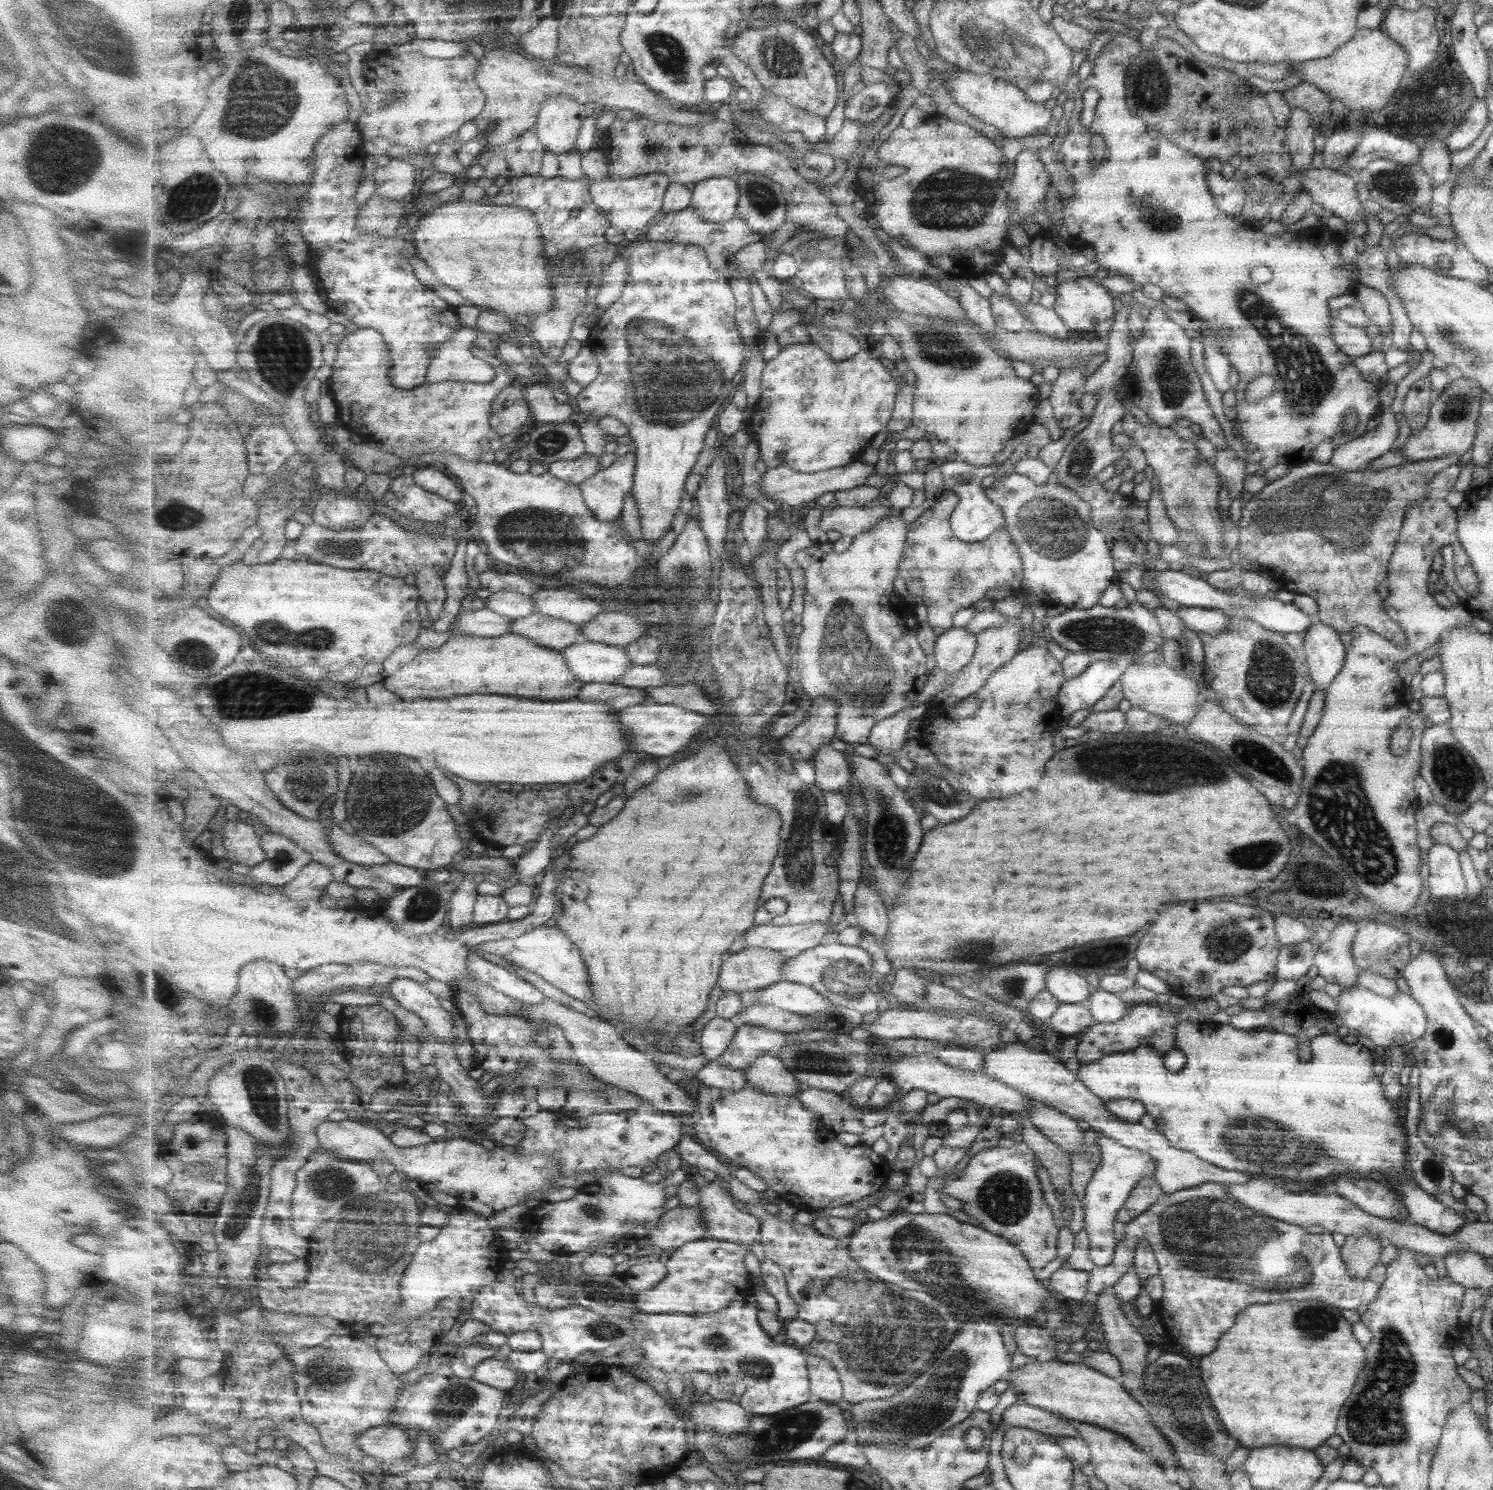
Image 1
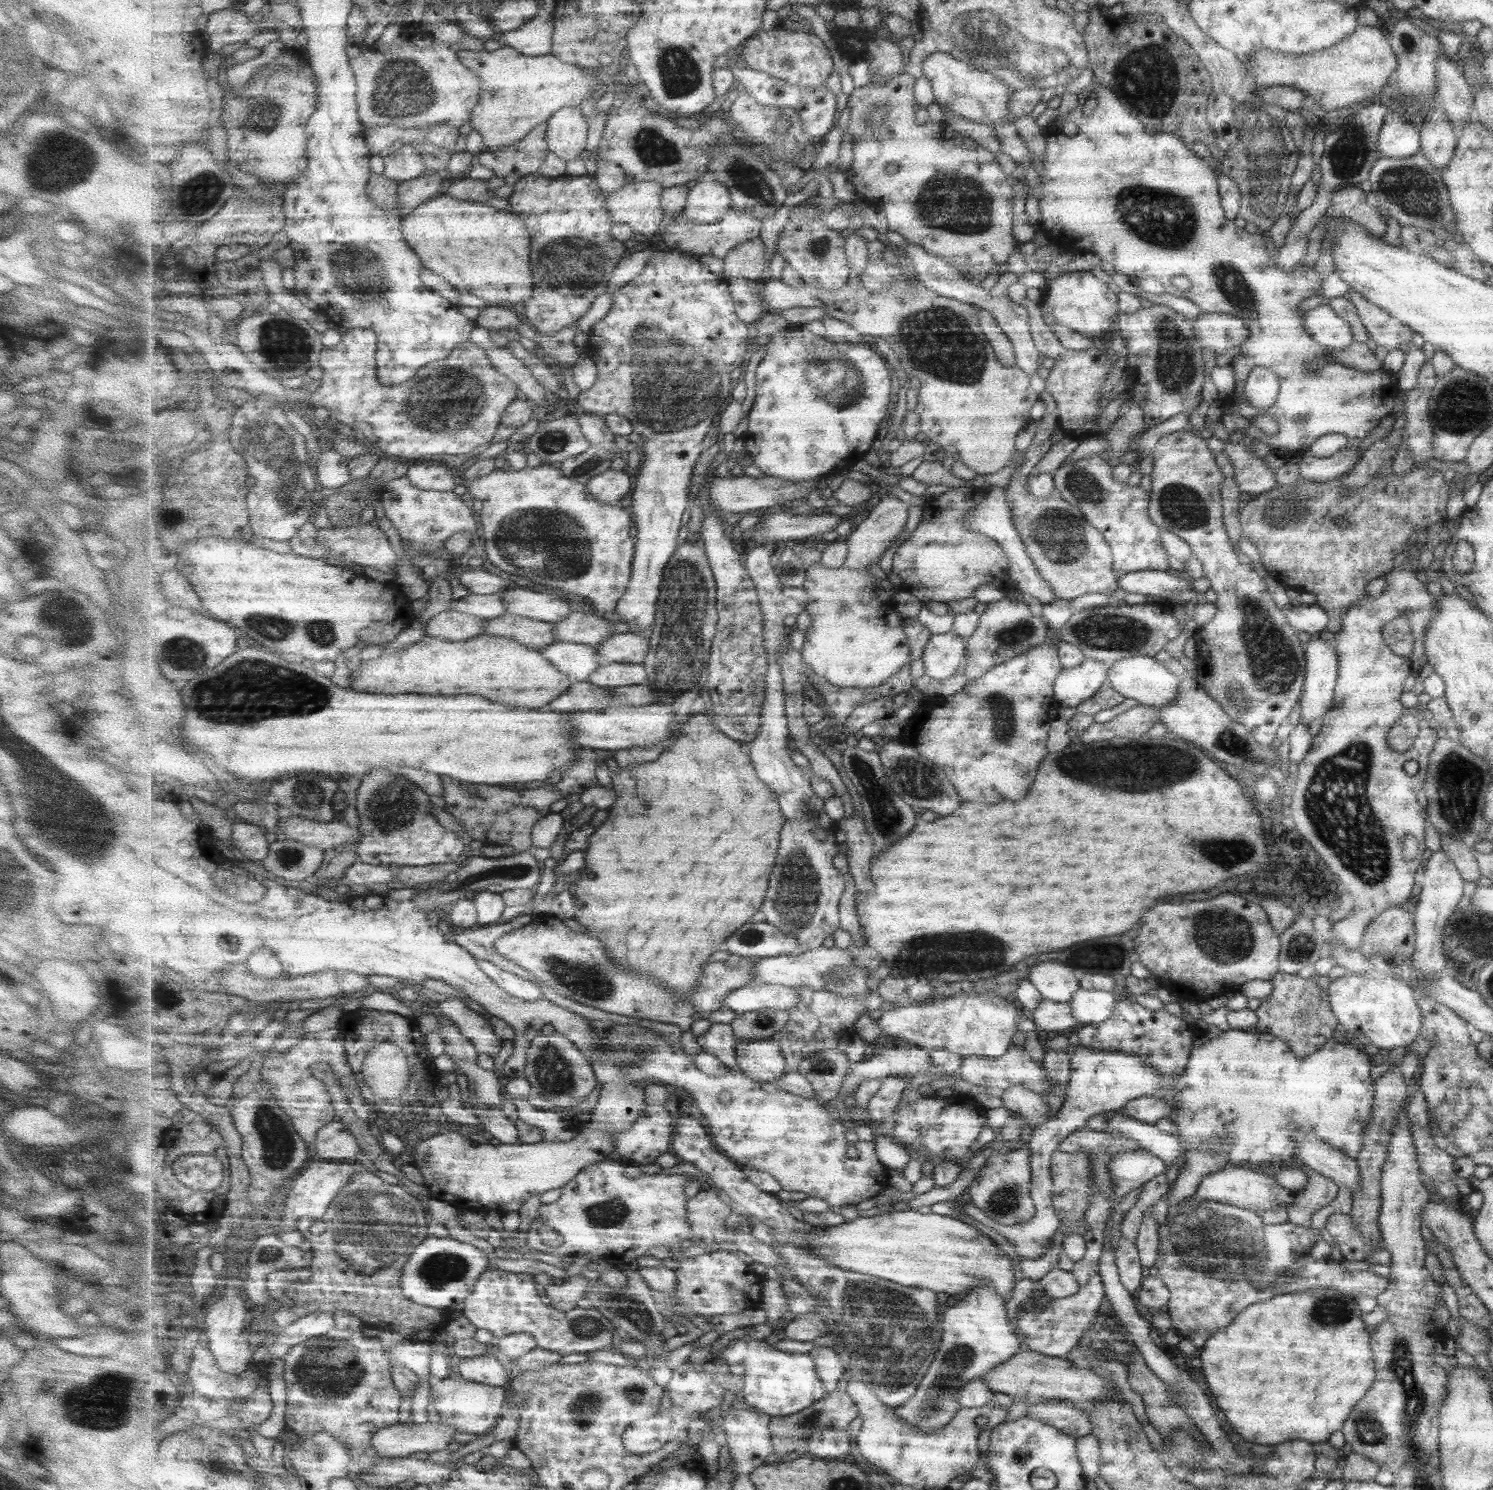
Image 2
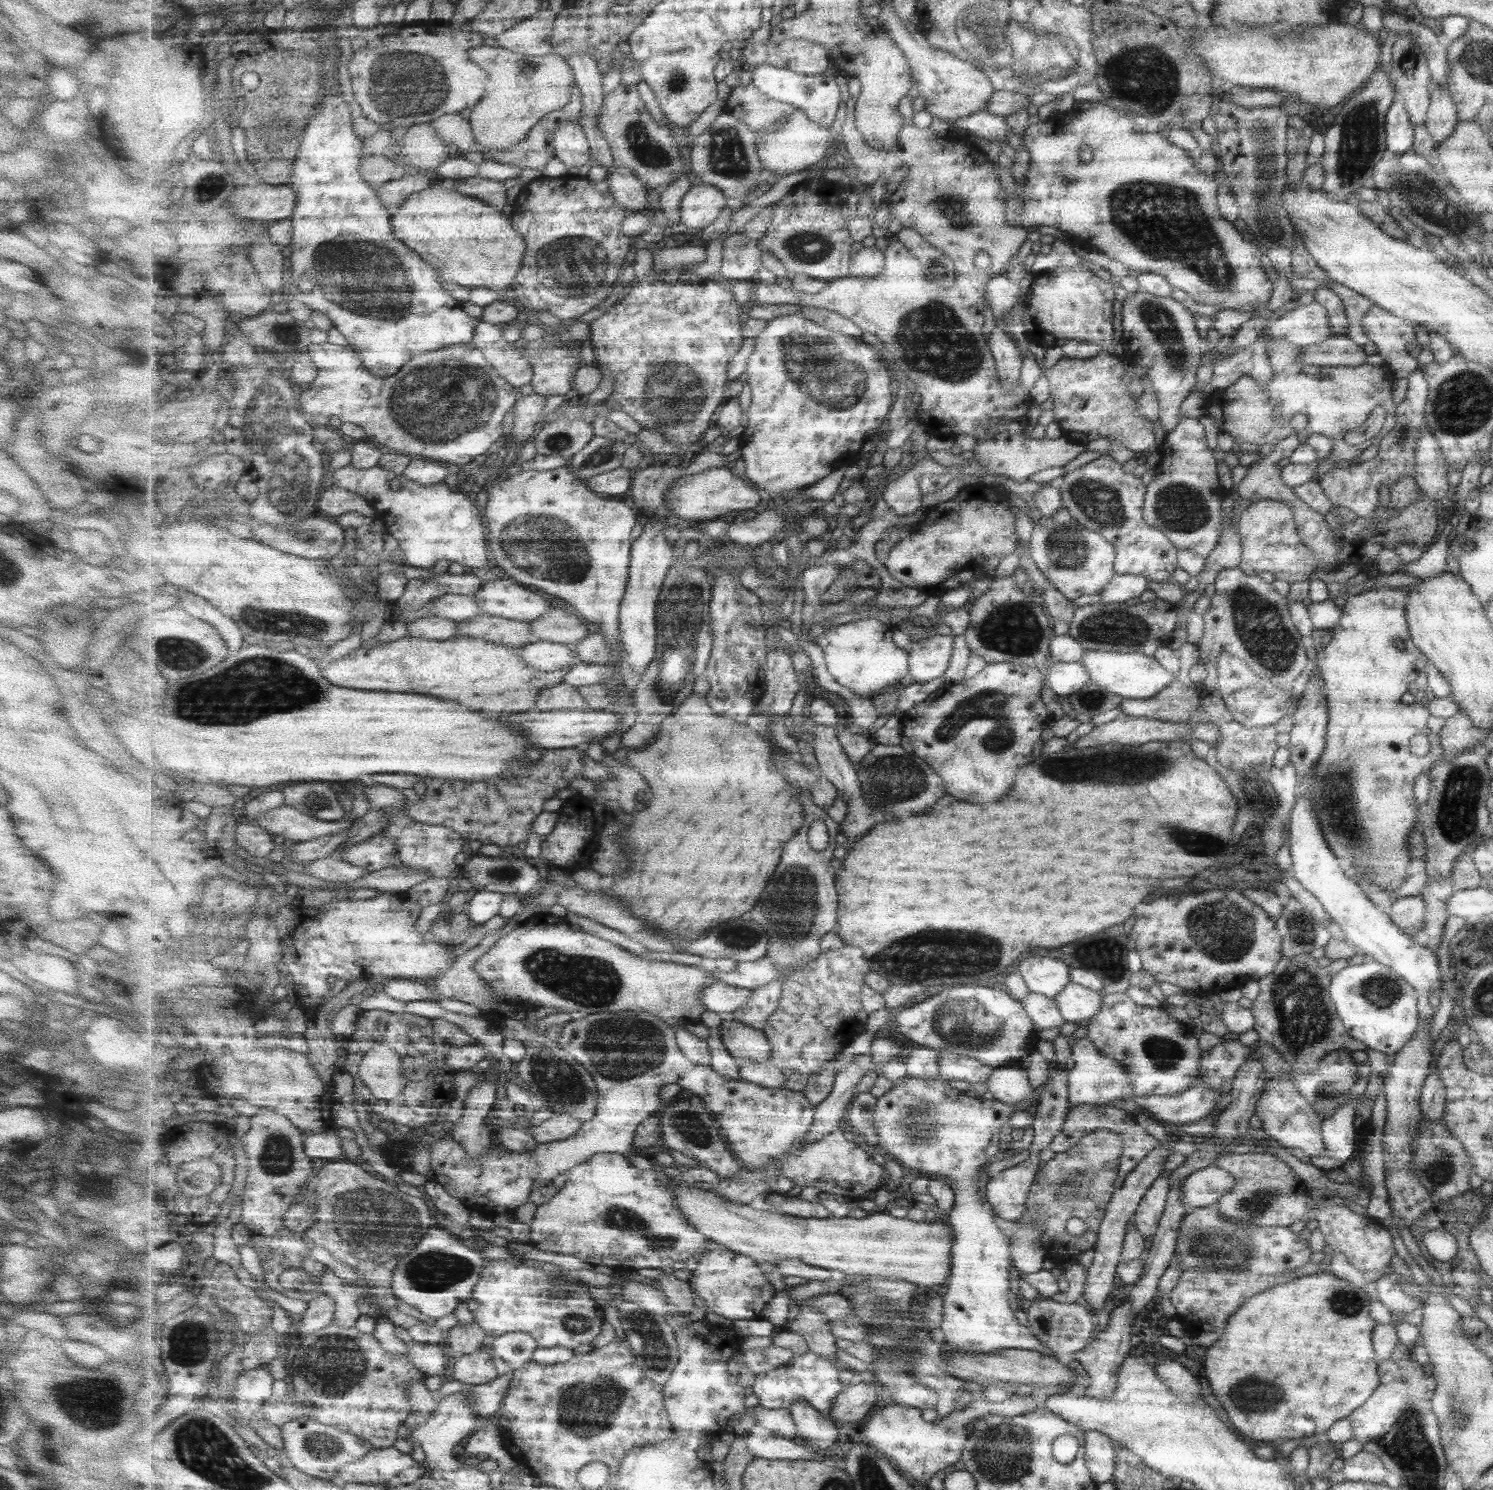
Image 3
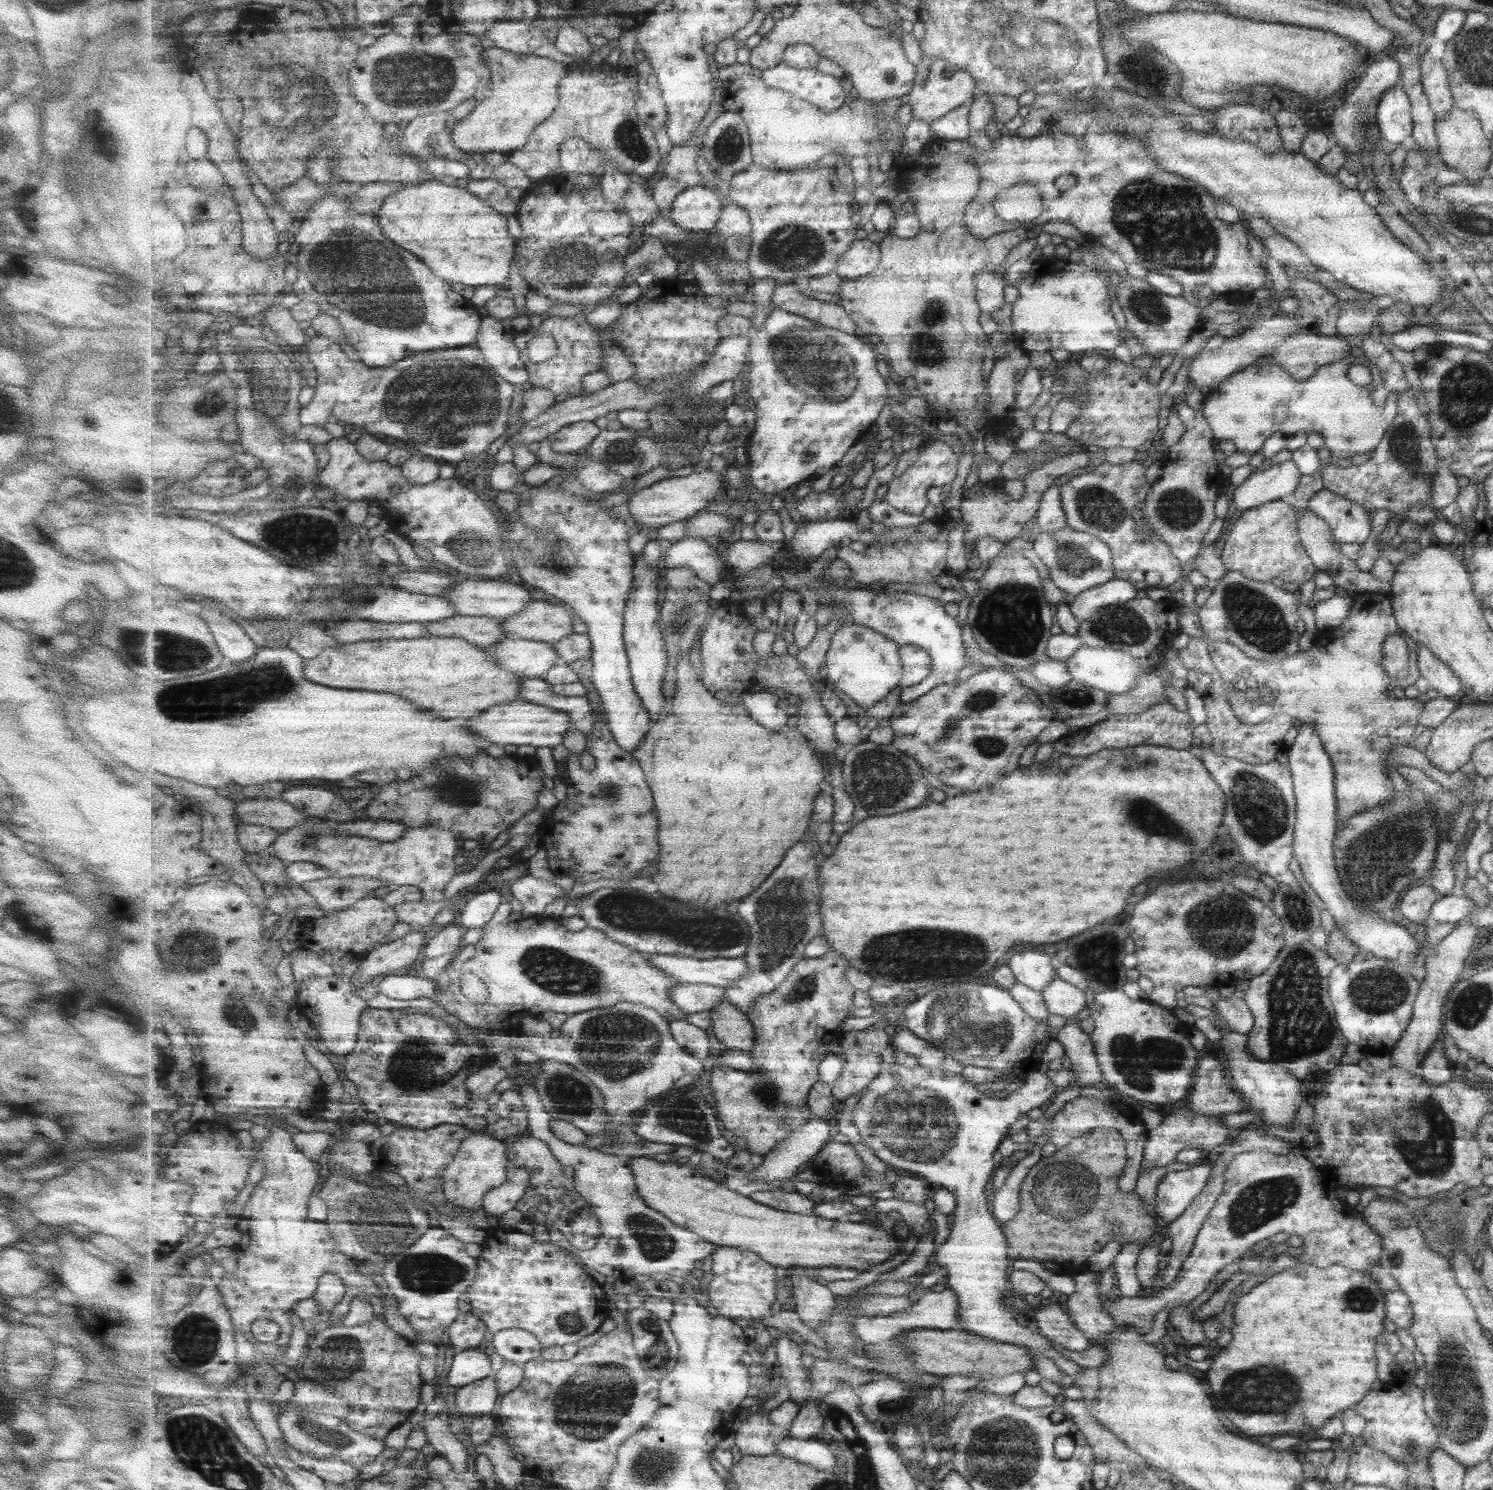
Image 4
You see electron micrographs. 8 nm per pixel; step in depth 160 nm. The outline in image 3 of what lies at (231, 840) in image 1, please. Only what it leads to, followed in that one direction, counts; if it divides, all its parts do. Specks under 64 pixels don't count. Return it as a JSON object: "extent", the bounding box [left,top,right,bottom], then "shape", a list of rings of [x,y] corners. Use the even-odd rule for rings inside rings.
{"extent":[236,824,275,857],"shape":[[[240,824],[236,828],[237,845],[253,857],[269,857],[275,850],[273,838],[273,834],[255,824]]]}

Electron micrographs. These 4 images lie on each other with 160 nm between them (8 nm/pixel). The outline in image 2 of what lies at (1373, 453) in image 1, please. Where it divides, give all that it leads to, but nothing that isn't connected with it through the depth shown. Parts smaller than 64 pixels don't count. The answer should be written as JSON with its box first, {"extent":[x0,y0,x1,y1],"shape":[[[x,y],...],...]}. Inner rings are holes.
{"extent":[1298,447,1362,482],"shape":[[[1357,447],[1343,448],[1335,454],[1317,458],[1309,454],[1303,454],[1298,463],[1298,476],[1308,481],[1325,482],[1331,479],[1341,479],[1344,474],[1359,462],[1362,455]]]}

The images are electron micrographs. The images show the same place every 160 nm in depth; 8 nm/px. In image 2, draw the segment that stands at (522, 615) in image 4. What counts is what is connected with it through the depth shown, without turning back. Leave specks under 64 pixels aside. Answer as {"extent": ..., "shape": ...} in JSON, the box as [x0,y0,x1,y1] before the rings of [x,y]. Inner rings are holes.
{"extent":[555,610,615,647],"shape":[[[577,610],[561,622],[555,623],[555,632],[561,642],[583,643],[597,647],[605,638],[615,634],[615,626],[606,618],[594,612]]]}

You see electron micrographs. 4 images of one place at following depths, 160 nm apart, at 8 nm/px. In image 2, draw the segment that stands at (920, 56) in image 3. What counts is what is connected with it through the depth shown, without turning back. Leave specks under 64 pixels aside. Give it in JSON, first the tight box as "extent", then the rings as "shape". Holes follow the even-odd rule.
{"extent":[921,52,1016,127],"shape":[[[935,52],[924,60],[921,74],[932,84],[935,103],[953,114],[991,127],[1016,121],[1010,111],[1011,95],[1015,90],[991,71],[983,70],[974,63],[963,62],[953,54]]]}

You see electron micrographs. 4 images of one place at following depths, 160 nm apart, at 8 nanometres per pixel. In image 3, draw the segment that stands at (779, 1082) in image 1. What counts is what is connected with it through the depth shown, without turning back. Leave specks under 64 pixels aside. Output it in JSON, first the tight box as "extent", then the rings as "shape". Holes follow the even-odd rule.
{"extent":[719,1016,772,1063],"shape":[[[732,1016],[724,1019],[719,1029],[721,1040],[735,1060],[757,1063],[769,1061],[772,1046],[764,1031],[734,1020]]]}

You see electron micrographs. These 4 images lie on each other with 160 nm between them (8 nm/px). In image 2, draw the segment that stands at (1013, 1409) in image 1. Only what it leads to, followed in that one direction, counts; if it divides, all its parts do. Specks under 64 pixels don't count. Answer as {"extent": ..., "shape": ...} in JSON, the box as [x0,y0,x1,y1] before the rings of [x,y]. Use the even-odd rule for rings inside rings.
{"extent":[1027,1402,1093,1438],"shape":[[[1041,1402],[1029,1406],[1027,1415],[1029,1418],[1042,1419],[1059,1431],[1076,1438],[1093,1432],[1093,1421],[1087,1410],[1079,1410],[1067,1403]]]}

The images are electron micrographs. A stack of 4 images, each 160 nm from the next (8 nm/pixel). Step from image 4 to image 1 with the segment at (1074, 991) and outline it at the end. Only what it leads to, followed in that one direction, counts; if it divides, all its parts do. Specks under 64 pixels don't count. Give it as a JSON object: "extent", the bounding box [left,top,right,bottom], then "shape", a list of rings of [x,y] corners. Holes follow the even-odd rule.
{"extent":[1083,989,1131,1023],"shape":[[[1103,989],[1091,990],[1088,999],[1083,1003],[1095,1023],[1111,1023],[1127,1014],[1131,1004],[1121,1001],[1119,996]]]}

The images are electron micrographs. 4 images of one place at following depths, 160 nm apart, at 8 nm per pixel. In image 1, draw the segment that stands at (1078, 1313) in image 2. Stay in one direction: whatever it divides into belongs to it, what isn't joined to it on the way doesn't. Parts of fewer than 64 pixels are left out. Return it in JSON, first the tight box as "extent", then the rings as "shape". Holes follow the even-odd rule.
{"extent":[1014,1182,1379,1360],"shape":[[[1205,1182],[1171,1194],[1161,1194],[1145,1212],[1124,1224],[1123,1238],[1116,1241],[1111,1262],[1103,1268],[1094,1266],[1088,1272],[1087,1293],[1083,1301],[1094,1302],[1101,1289],[1112,1288],[1131,1269],[1133,1250],[1140,1240],[1144,1240],[1153,1252],[1163,1285],[1163,1296],[1158,1300],[1159,1315],[1155,1319],[1161,1323],[1168,1340],[1177,1344],[1184,1353],[1193,1356],[1209,1354],[1221,1335],[1233,1325],[1234,1319],[1250,1305],[1317,1301],[1335,1309],[1355,1311],[1357,1306],[1369,1305],[1375,1299],[1379,1285],[1368,1279],[1359,1281],[1347,1273],[1347,1267],[1343,1265],[1330,1233],[1310,1234],[1303,1226],[1271,1220],[1265,1216],[1243,1206],[1226,1193],[1220,1184]],[[1269,1286],[1289,1286],[1291,1290],[1269,1290]],[[1034,1323],[1019,1326],[1014,1334],[1014,1341],[1021,1354],[1030,1357],[1031,1359],[1052,1360],[1055,1341],[1051,1338],[1051,1332],[1043,1327],[1042,1324]]]}

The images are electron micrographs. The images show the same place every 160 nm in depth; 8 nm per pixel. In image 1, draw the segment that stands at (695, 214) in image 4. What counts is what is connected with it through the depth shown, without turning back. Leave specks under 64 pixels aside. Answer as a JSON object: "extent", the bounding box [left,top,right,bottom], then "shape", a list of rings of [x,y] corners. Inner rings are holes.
{"extent":[692,178,740,223],"shape":[[[708,178],[692,186],[692,204],[705,221],[724,223],[737,216],[740,190],[735,179]]]}

